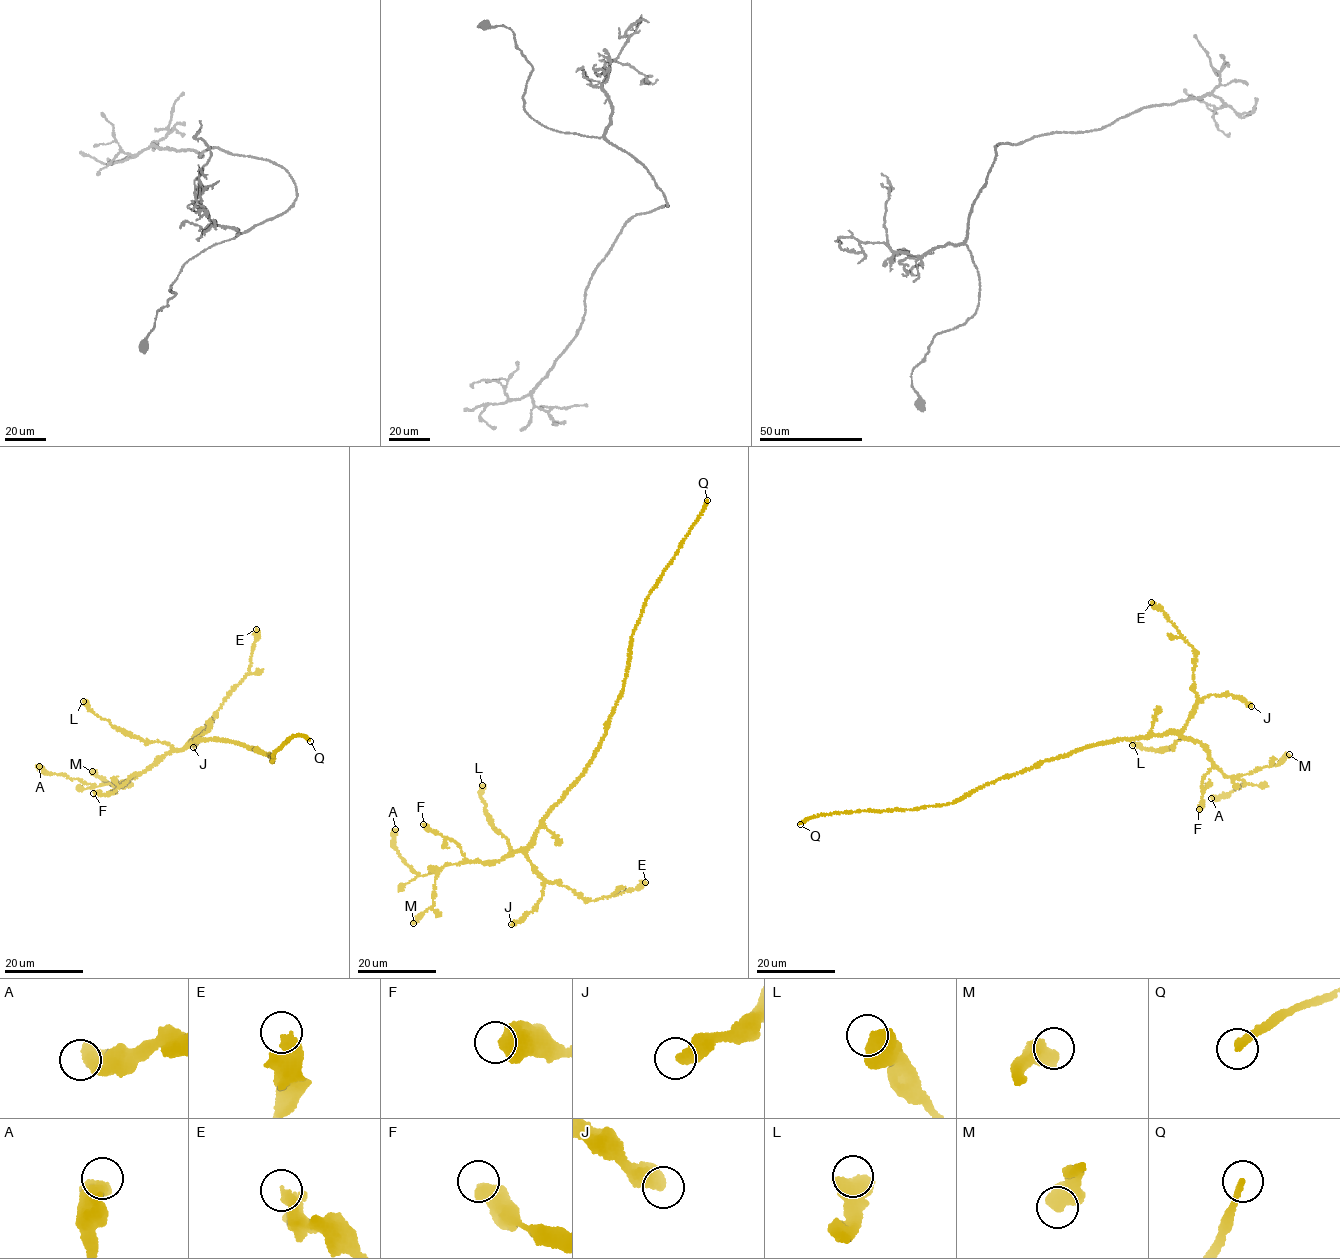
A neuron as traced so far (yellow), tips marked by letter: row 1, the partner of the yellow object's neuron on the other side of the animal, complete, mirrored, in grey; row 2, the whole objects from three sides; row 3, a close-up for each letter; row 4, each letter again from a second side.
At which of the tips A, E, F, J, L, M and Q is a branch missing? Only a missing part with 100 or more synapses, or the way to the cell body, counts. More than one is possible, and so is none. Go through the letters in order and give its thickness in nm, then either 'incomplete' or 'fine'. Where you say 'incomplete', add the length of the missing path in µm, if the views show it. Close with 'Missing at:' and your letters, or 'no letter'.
A: 750 nm | fine
E: 440 nm | fine
F: 650 nm | fine
J: 480 nm | fine
L: 650 nm | fine
M: 700 nm | fine
Q: 200 nm | incomplete | 200 µm
Missing at: Q

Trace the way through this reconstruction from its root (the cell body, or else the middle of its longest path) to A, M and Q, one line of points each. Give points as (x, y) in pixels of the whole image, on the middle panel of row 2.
A: (589, 764), (559, 800), (551, 805), (527, 847), (497, 860), (454, 863), (419, 876), (394, 846), (395, 829)
M: (589, 764), (551, 805), (527, 847), (497, 860), (440, 868), (431, 908), (413, 923)
Q: (589, 764), (621, 691), (632, 631), (645, 600), (702, 513), (707, 500)

